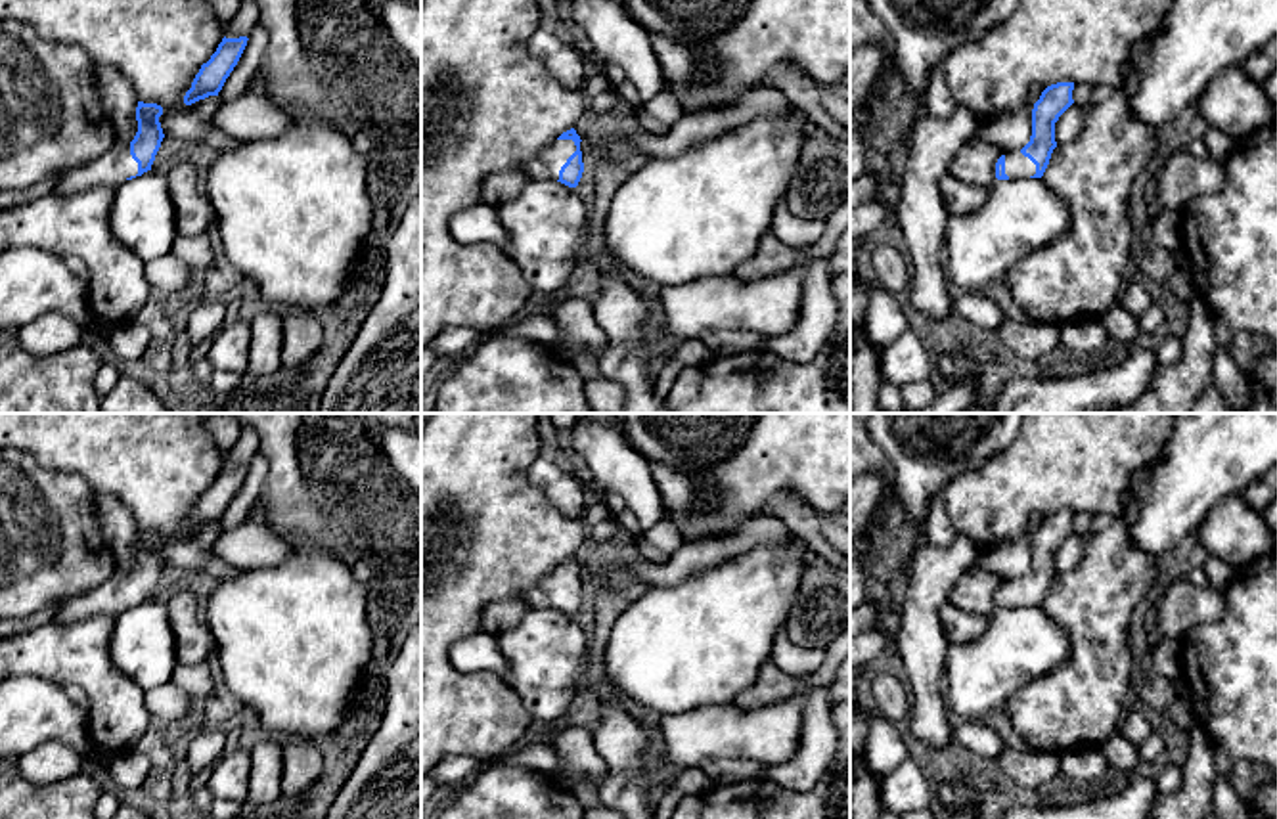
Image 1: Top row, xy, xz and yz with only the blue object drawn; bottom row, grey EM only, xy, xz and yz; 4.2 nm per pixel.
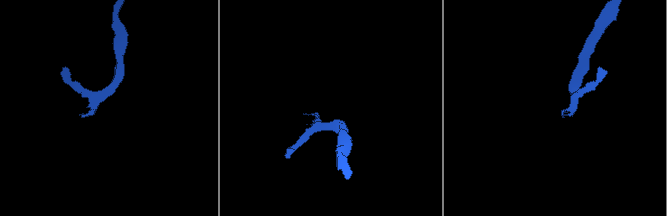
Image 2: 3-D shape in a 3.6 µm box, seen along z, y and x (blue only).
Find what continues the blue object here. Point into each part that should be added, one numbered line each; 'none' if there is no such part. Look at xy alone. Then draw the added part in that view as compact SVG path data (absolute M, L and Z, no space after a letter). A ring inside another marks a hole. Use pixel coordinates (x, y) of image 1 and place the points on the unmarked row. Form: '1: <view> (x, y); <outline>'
1: xy (113, 597); M117 570L107 584L88 593L69 597L59 607L54 620L80 620L96 614L119 616L123 610L126 610L130 605L136 603L138 603L138 591L130 584L130 572Z

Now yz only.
1: yz (1017, 594); M1020 578L1005 582L1005 603L1009 607L1030 607L1036 603L1036 593L1020 582Z

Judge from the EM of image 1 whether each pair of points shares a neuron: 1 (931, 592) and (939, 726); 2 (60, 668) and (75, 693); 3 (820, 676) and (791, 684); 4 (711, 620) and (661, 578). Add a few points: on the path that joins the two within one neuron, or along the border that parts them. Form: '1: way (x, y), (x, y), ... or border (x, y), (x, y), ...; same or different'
1: way (925, 624), (927, 693); same
2: border (62, 687), (77, 686), (89, 699), (89, 710); different
3: way (812, 682), (799, 684); same
4: border (711, 567), (674, 584), (644, 590); different

